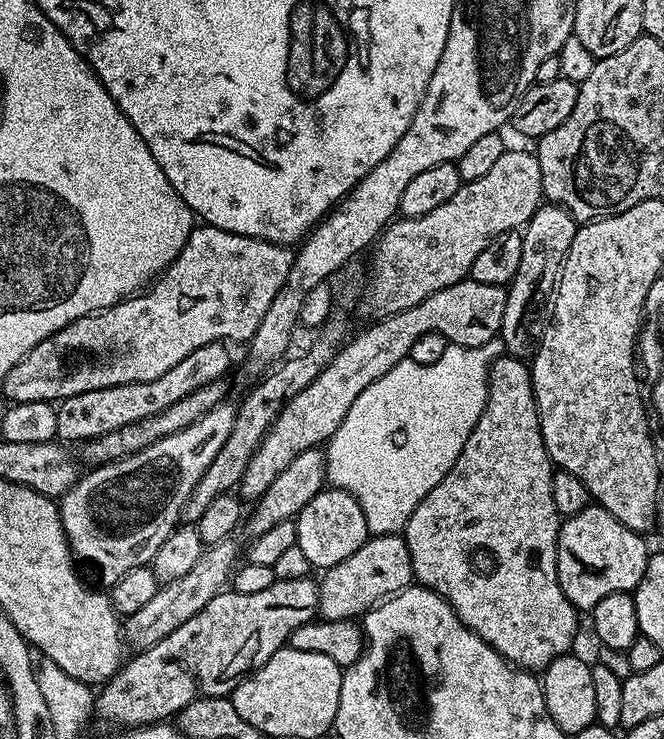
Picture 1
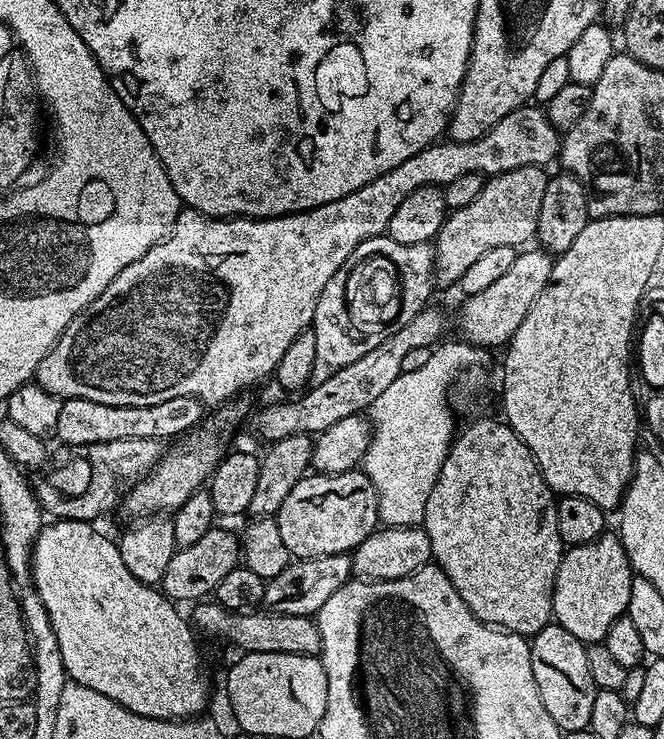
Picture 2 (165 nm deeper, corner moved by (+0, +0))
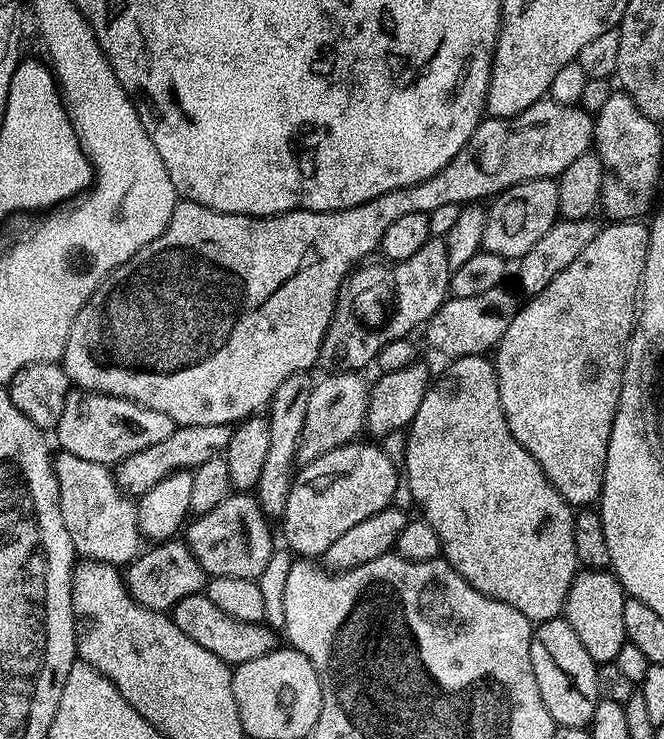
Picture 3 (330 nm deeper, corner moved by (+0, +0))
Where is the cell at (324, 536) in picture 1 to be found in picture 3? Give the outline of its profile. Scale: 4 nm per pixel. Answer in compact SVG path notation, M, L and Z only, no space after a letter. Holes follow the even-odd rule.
M353 442L350 444L343 444L338 450L330 450L330 454L322 454L322 458L318 458L314 462L303 465L293 475L292 489L290 494L286 498L286 510L282 517L282 523L284 523L284 540L288 543L288 548L300 558L320 558L326 550L330 550L330 546L334 546L334 542L338 542L338 537L342 534L346 534L346 530L350 530L350 526L355 526L358 522L362 522L362 518L370 518L370 514L378 514L378 510L389 507L395 501L396 489L398 487L398 481L396 481L396 472L398 476L398 464L393 457L389 456L384 451L383 447L376 442L368 442L372 444L360 444L361 442Z

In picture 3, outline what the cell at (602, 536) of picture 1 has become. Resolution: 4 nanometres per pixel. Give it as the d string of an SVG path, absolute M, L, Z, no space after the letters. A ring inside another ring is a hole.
M580 570L572 580L564 603L563 619L578 634L578 642L598 666L610 664L618 658L618 650L626 643L626 622L622 610L626 593L620 580L608 570Z

